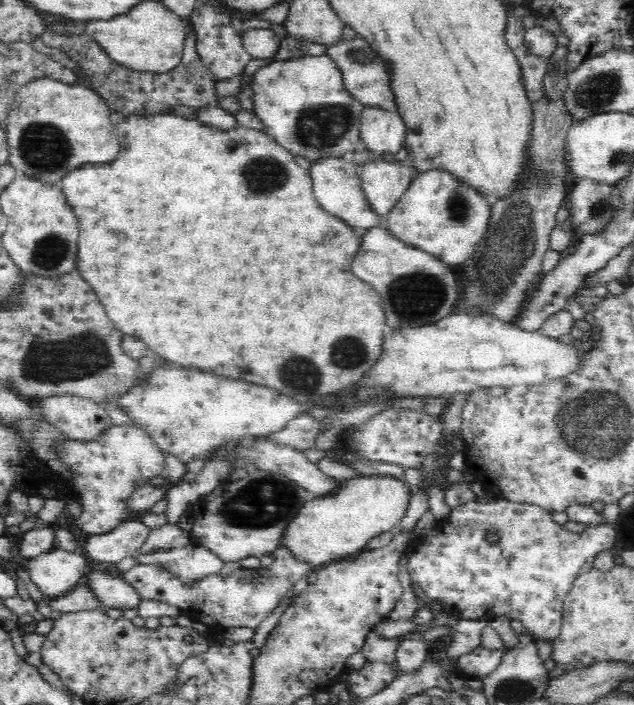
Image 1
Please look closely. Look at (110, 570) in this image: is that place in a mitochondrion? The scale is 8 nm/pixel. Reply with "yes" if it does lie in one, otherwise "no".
no

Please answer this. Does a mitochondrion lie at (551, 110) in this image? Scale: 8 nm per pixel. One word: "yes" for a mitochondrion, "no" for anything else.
yes

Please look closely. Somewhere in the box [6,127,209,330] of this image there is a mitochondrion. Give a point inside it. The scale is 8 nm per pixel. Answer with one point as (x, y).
(51, 251)

